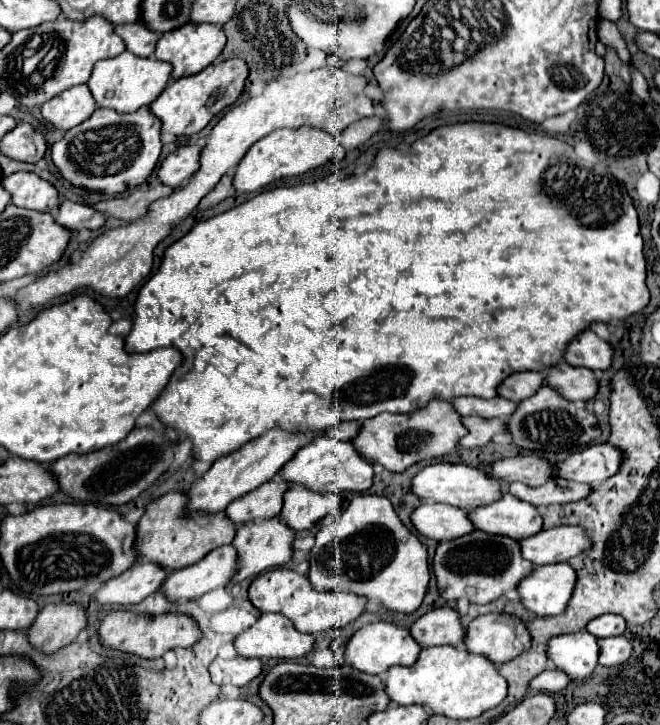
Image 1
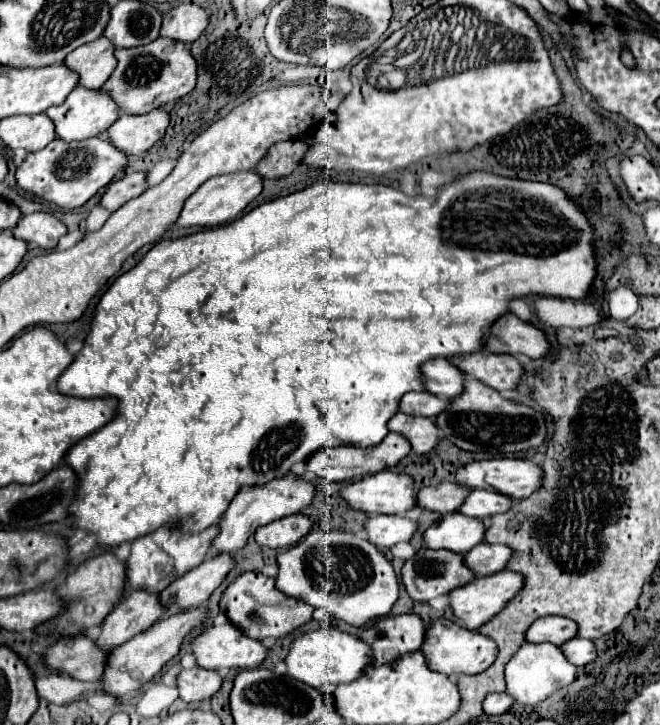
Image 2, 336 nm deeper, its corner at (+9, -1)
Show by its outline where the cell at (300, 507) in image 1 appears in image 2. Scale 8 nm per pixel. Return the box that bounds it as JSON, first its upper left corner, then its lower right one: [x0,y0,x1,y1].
[256,513,312,549]

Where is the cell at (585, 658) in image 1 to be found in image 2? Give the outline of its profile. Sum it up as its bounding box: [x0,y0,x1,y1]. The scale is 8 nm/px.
[506,641,576,705]

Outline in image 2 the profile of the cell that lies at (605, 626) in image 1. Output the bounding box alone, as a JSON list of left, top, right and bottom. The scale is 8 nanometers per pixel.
[526,617,578,645]

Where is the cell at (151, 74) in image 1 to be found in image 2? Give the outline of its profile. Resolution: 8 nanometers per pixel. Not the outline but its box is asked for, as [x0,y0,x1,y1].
[46,85,120,141]

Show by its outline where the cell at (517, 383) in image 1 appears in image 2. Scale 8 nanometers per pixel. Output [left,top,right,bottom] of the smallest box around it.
[422,359,464,399]

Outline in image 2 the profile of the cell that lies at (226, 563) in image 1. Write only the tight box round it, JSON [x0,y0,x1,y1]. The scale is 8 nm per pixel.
[98,589,168,651]

